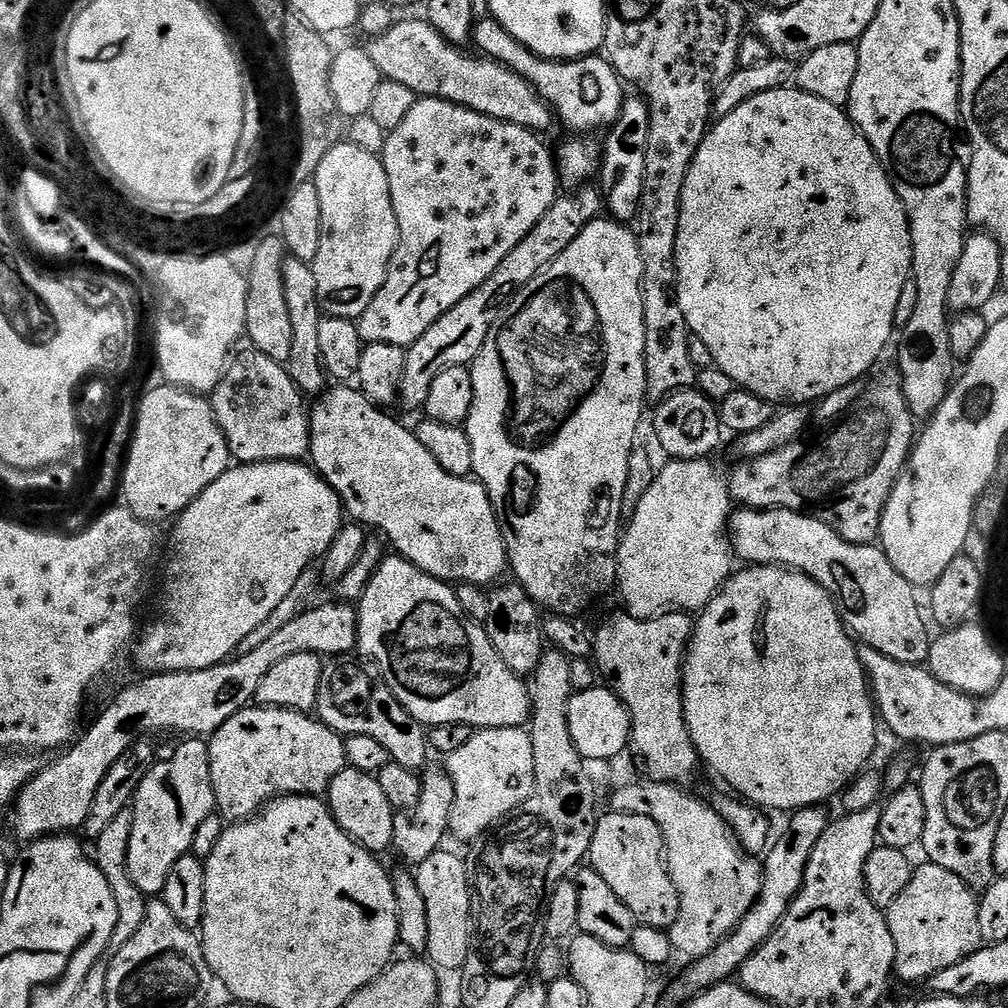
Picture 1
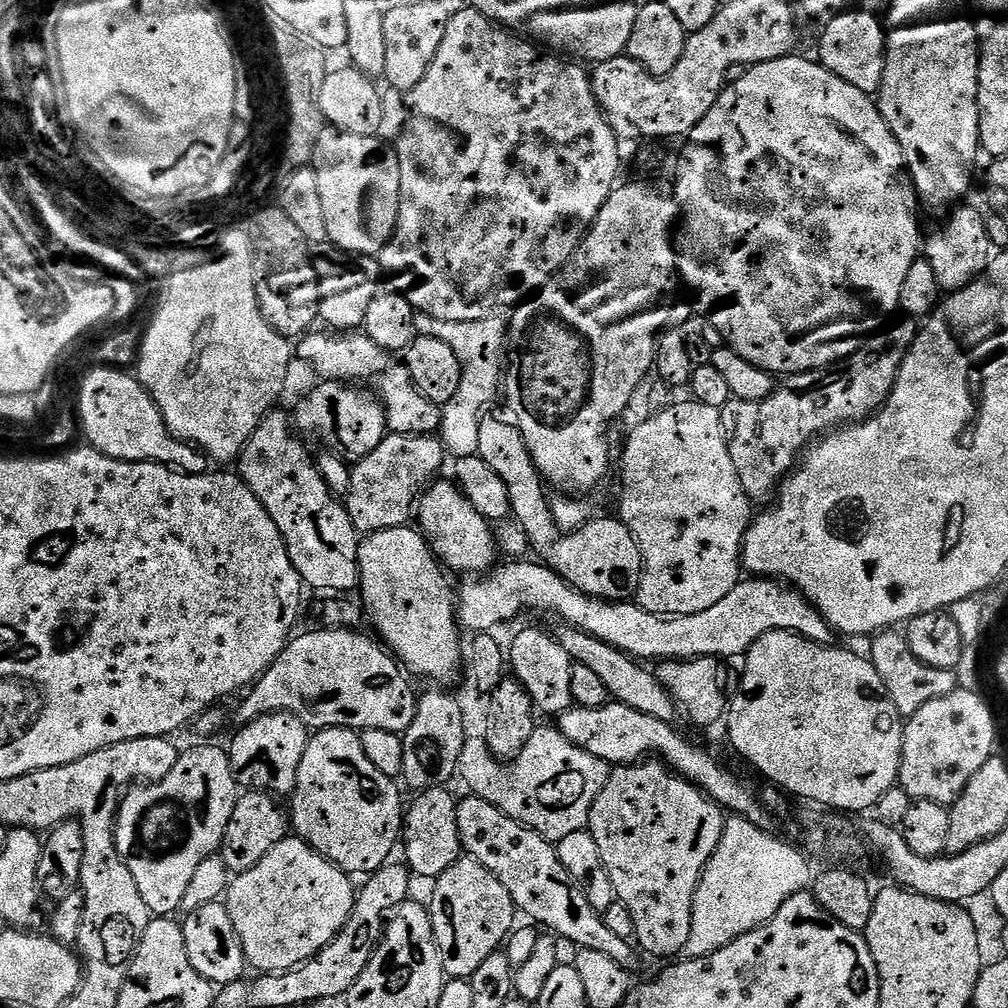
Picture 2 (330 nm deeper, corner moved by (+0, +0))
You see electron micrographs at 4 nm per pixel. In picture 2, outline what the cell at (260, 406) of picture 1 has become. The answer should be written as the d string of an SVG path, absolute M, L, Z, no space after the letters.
M281 410L271 413L261 424L252 441L244 447L238 457L238 475L241 480L262 502L262 506L274 518L274 526L282 534L286 542L286 550L290 554L290 562L294 562L294 570L298 570L301 580L309 589L321 588L324 594L348 594L360 582L360 541L356 527L350 522L347 507L327 486L322 474L316 468L315 459L304 449L305 441L294 431L293 421Z

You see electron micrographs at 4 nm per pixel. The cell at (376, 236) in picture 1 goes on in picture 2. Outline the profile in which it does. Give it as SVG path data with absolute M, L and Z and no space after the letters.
M325 127L318 138L314 167L318 174L318 194L322 198L322 214L326 217L328 244L352 252L356 256L379 257L380 251L392 239L400 209L400 175L398 154L391 143L383 144L380 136L346 134L338 129Z

